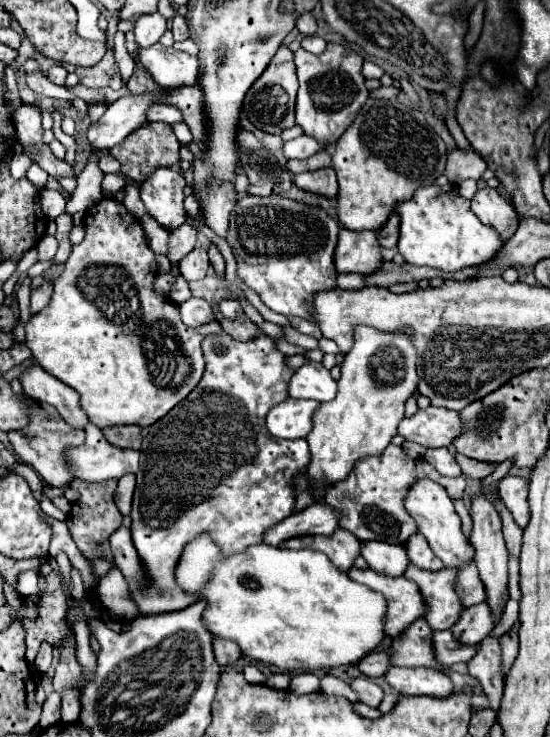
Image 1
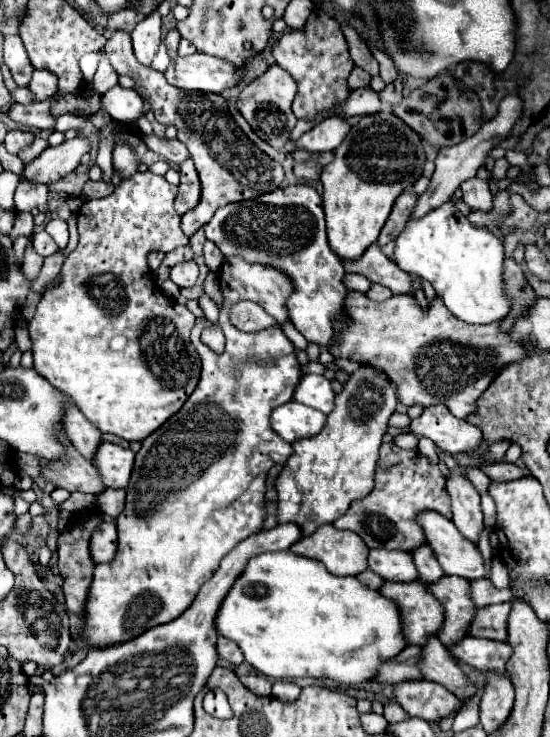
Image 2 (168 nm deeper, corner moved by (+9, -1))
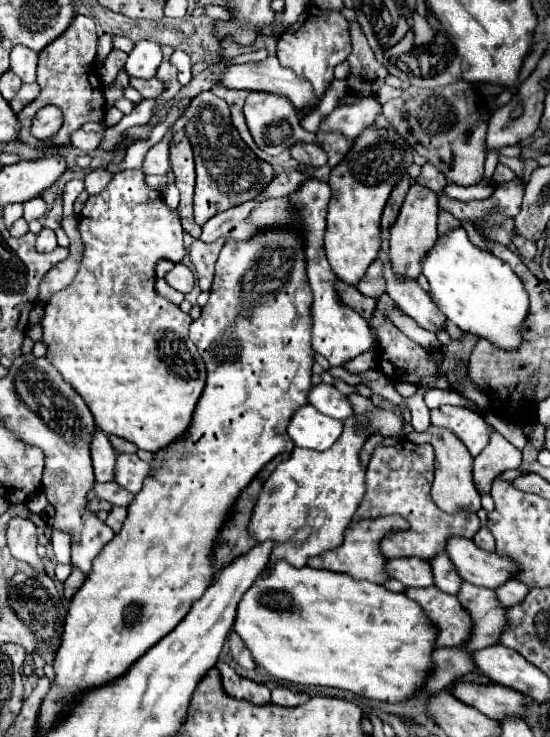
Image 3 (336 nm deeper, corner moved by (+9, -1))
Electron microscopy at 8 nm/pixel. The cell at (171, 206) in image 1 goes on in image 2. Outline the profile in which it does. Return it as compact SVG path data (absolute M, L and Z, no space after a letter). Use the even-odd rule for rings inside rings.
M150 170L148 172L138 172L132 178L122 180L116 190L100 200L84 200L84 204L78 210L78 234L80 234L80 242L76 246L74 252L68 254L64 266L62 266L62 282L52 288L46 290L42 294L42 300L38 304L36 316L30 322L30 338L32 338L32 352L34 352L34 368L50 382L54 384L58 390L62 390L78 408L80 412L100 430L100 432L110 432L116 434L128 442L142 442L142 438L150 436L154 430L158 430L158 426L162 426L162 422L166 422L168 418L172 418L186 402L186 398L194 392L198 380L200 380L200 358L196 348L192 348L190 342L190 330L194 326L196 316L192 316L192 312L178 304L174 298L166 296L164 292L160 292L154 286L152 280L152 272L148 266L148 254L158 250L158 252L172 252L178 246L186 246L188 244L188 236L182 232L180 228L180 216L174 210L174 198L176 198L178 188L168 184L164 176L156 176Z

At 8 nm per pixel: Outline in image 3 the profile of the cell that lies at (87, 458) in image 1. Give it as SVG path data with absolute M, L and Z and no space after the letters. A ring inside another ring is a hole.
M118 454L116 456L114 480L118 486L136 494L142 488L146 474L150 474L150 466L148 466L148 462L142 462L136 454Z

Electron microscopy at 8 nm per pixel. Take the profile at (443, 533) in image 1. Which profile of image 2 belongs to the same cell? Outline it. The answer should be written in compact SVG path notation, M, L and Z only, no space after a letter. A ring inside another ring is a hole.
M432 510L418 516L418 524L424 528L430 548L448 576L462 576L466 580L486 578L488 570L484 558L474 542L462 538L452 520Z

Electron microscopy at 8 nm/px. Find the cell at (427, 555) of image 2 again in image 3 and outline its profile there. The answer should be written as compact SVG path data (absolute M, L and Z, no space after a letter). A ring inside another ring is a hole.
M444 552L436 554L436 556L430 560L430 566L432 566L432 576L434 576L434 586L440 588L440 590L446 592L446 594L456 594L462 580L456 576L454 566L452 566L452 562L448 560L448 556L446 556Z

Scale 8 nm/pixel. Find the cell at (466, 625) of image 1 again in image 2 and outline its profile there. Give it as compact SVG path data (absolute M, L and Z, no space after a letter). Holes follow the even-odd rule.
M510 602L506 604L492 604L486 608L480 608L472 628L470 628L470 636L476 638L488 638L488 640L500 640L506 642L508 640L508 614L510 614Z

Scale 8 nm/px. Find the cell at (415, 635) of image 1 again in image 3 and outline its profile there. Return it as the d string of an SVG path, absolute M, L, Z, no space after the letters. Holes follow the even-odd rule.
M454 682L448 690L458 700L474 706L488 718L502 720L504 716L524 716L524 696L500 684Z

